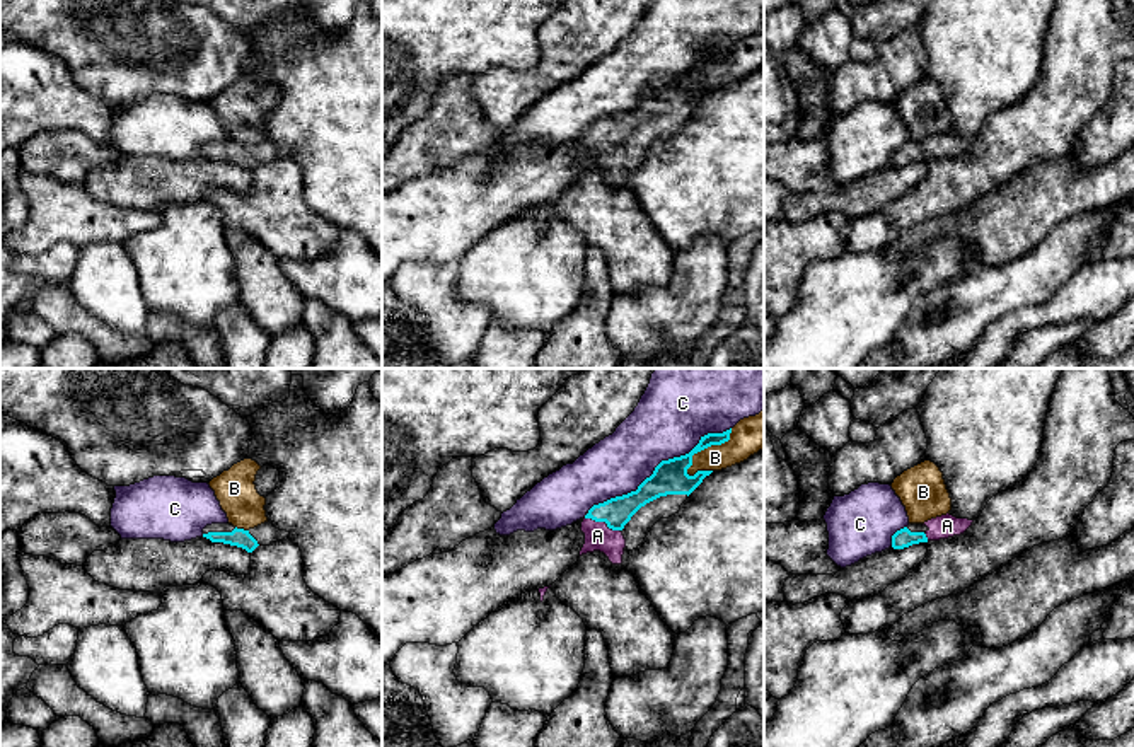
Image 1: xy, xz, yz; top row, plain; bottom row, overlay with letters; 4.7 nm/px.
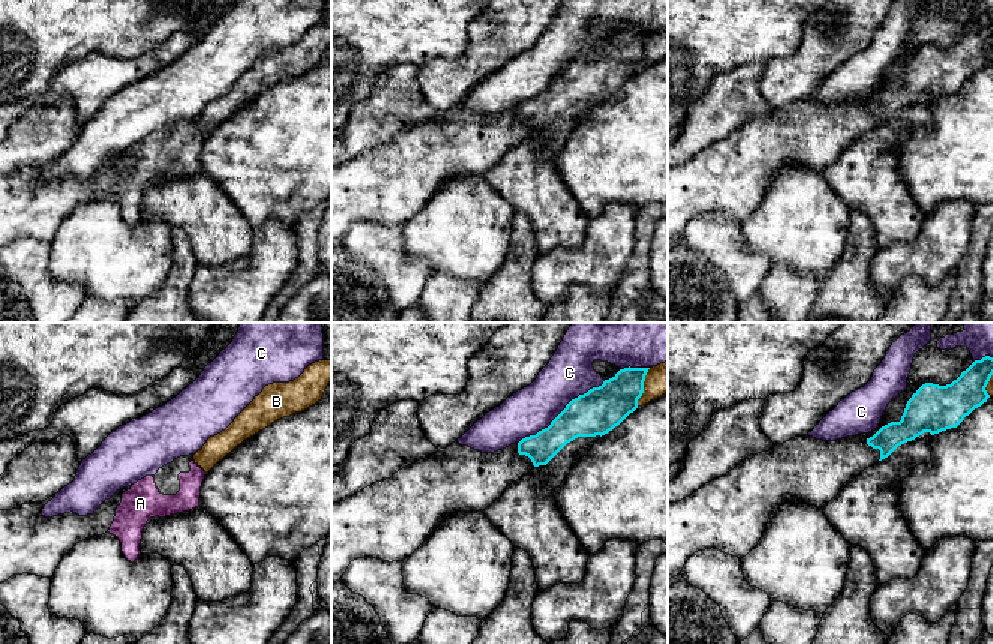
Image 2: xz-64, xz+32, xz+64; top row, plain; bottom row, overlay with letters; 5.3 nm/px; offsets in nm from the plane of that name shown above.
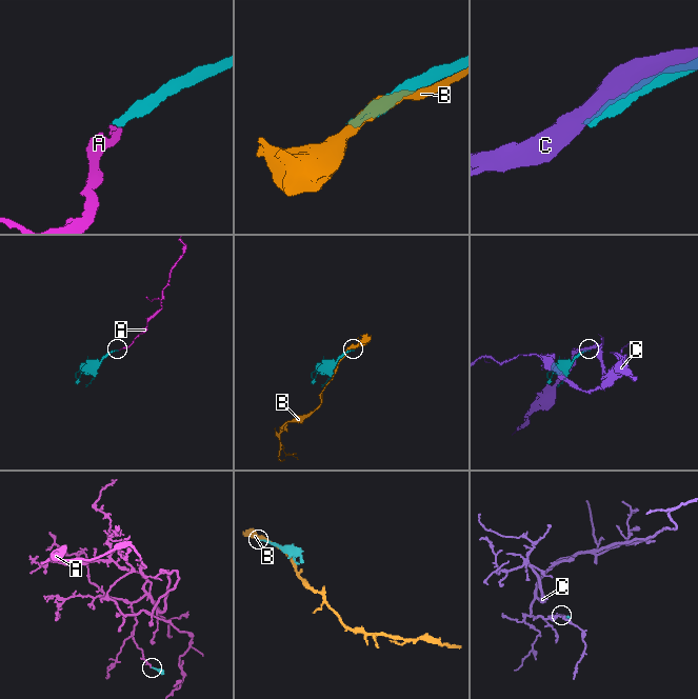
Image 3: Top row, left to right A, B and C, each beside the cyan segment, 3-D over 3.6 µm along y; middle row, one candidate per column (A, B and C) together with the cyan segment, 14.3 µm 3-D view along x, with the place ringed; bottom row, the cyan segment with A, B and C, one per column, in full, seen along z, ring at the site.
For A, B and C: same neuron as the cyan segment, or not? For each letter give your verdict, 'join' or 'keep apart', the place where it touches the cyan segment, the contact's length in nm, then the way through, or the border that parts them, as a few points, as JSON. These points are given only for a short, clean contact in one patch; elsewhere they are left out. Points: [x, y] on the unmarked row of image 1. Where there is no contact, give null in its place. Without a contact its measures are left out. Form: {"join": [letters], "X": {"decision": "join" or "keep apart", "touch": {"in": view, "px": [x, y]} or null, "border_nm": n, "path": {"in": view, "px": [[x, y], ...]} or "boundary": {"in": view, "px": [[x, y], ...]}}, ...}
{"join": ["A"], "A": {"decision": "join", "touch": {"in": "xz", "px": [602, 138]}, "border_nm": 180, "path": {"in": "xz", "px": [[616, 130], [602, 138], [602, 149], [597, 154]]}}, "B": {"decision": "keep apart", "touch": {"in": "xz", "px": [705, 65]}, "border_nm": 300}, "C": {"decision": "keep apart", "touch": {"in": "xz", "px": [657, 84]}, "border_nm": 800}}

